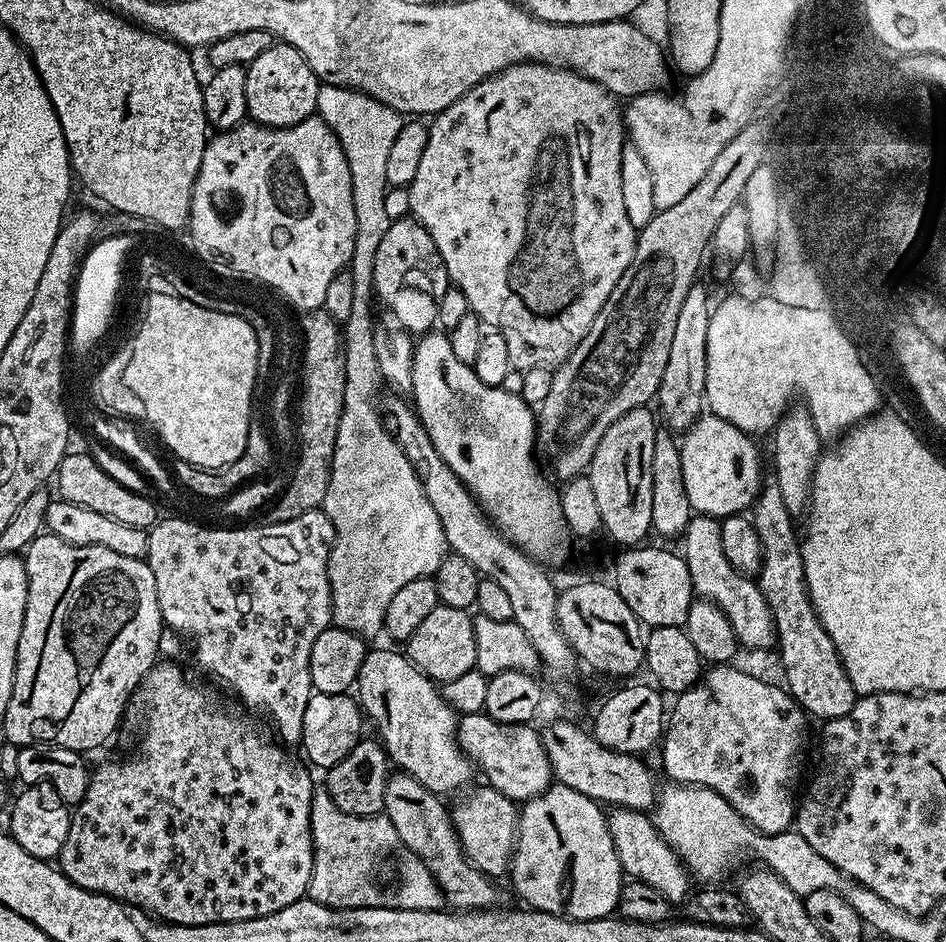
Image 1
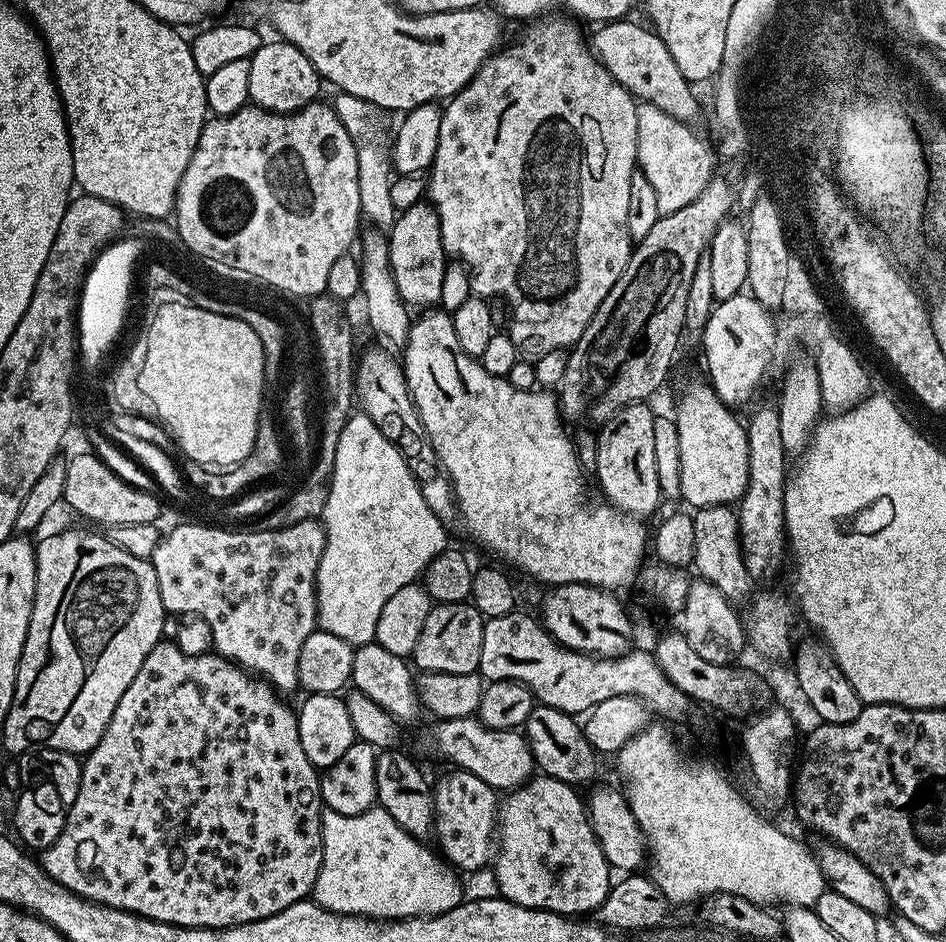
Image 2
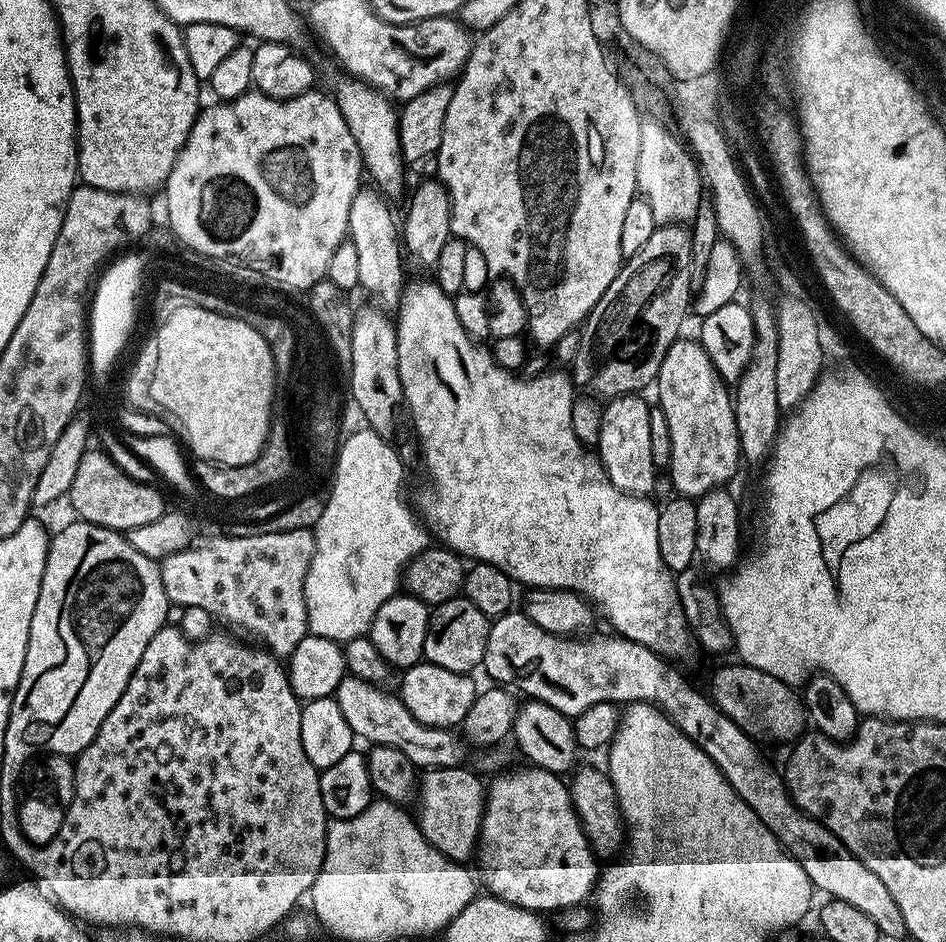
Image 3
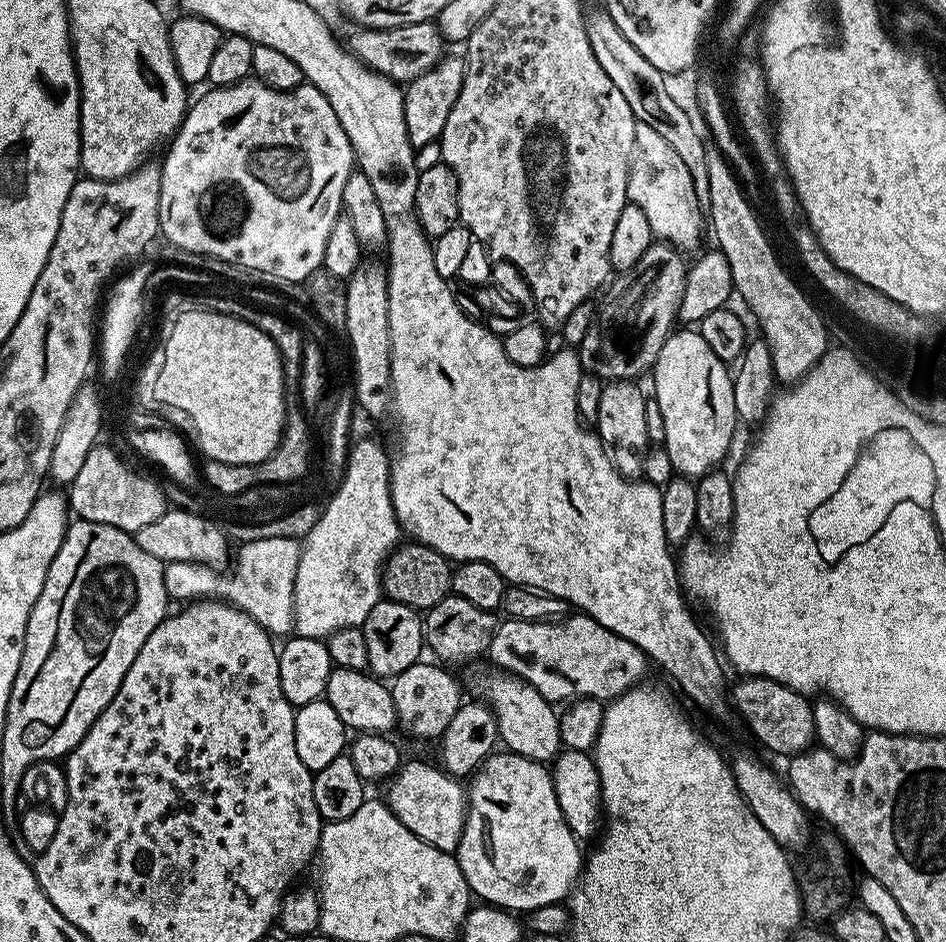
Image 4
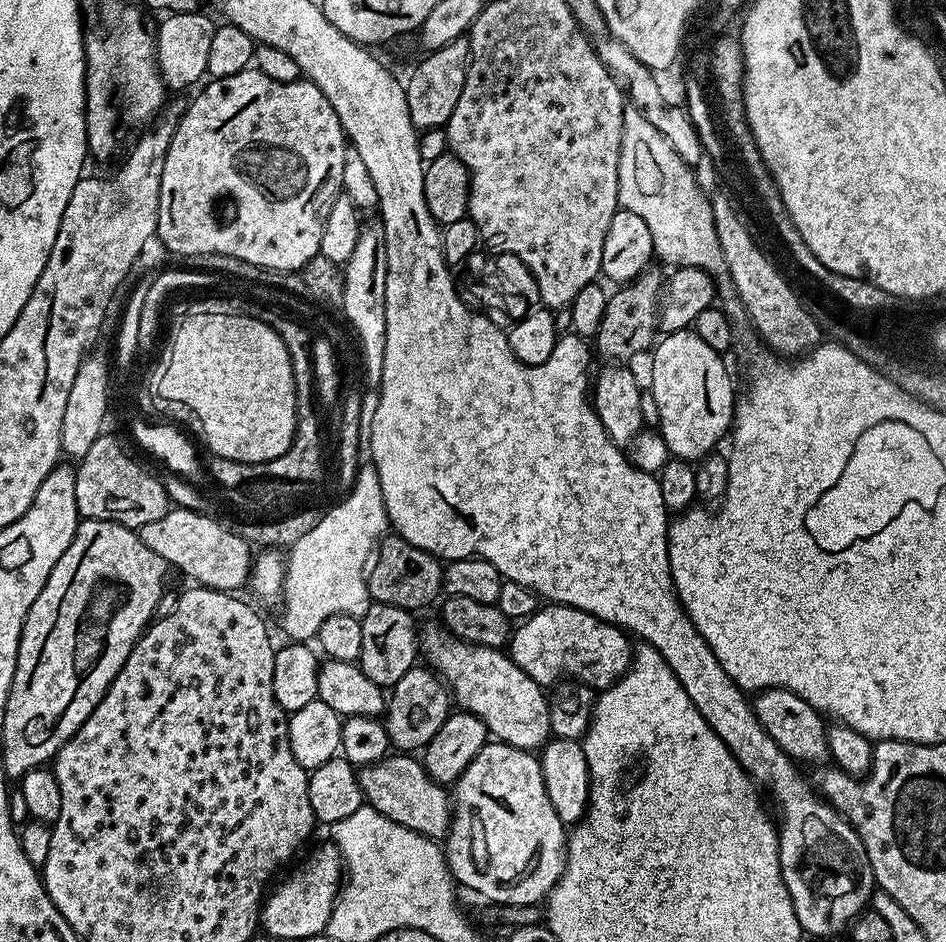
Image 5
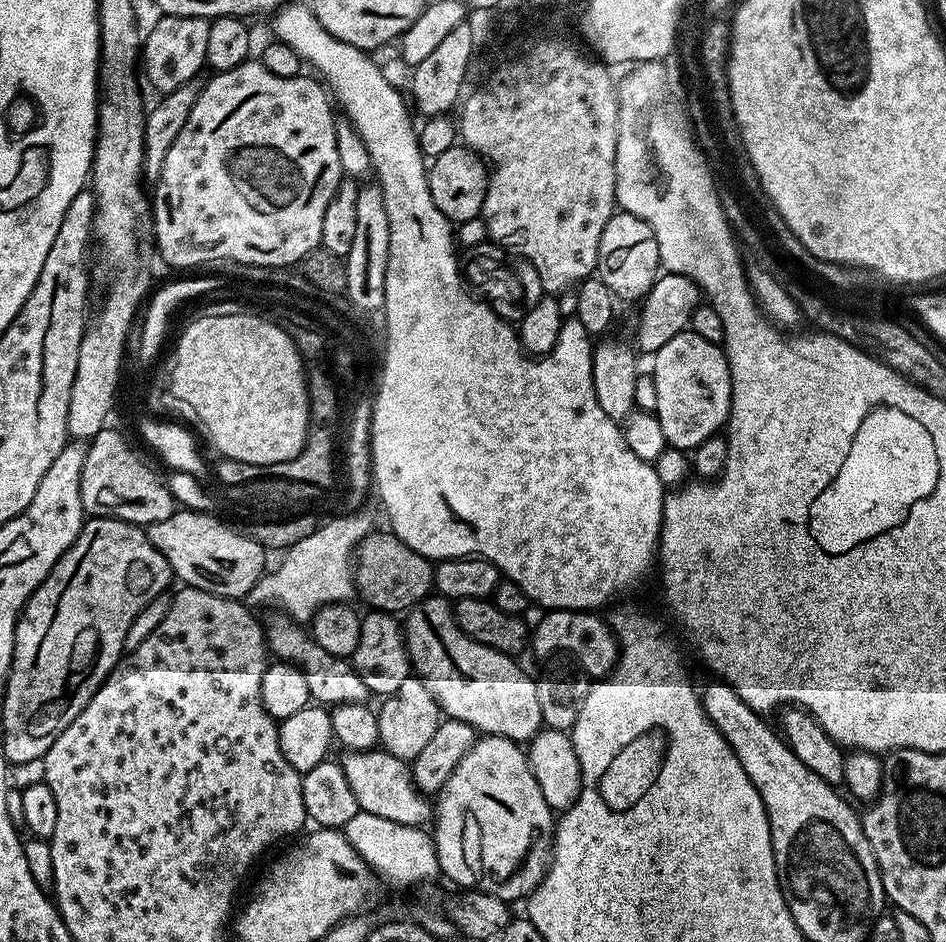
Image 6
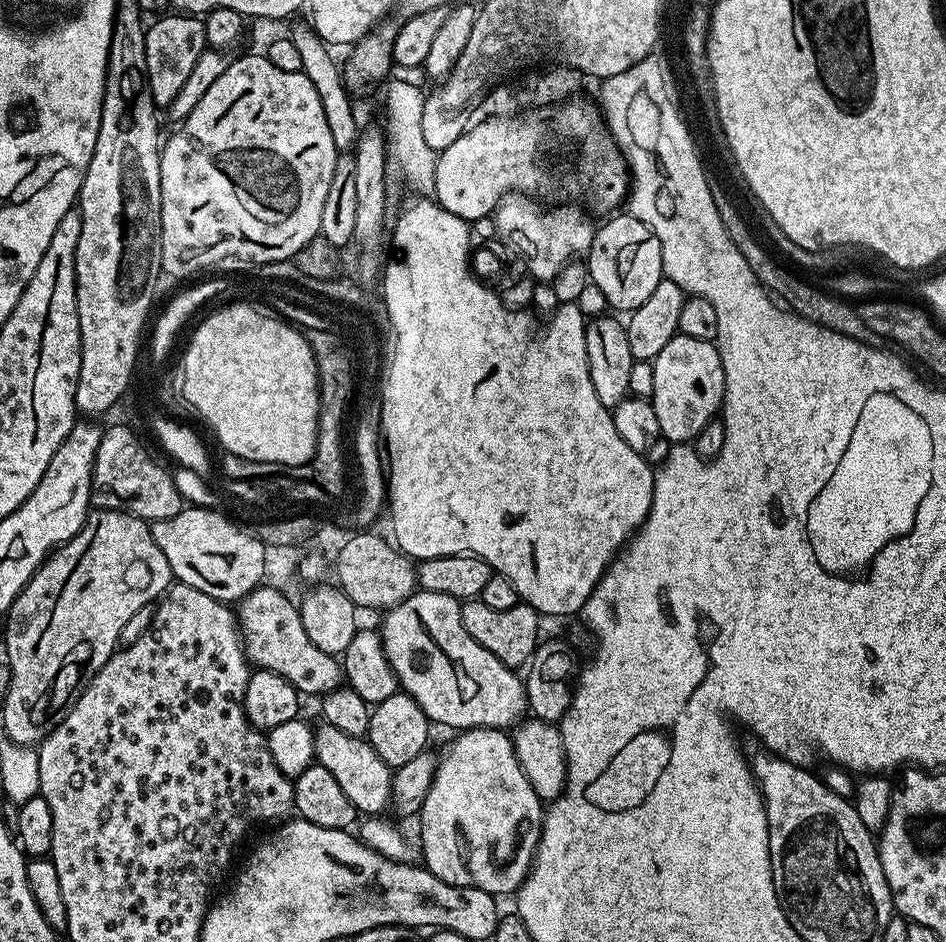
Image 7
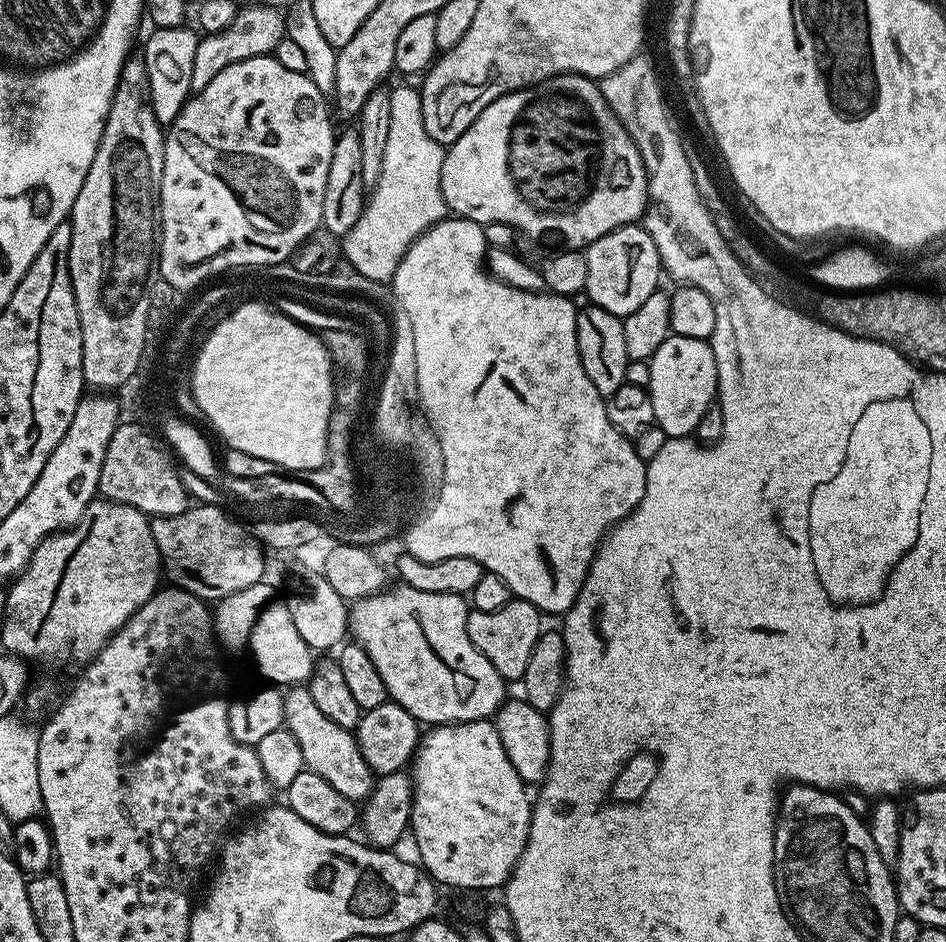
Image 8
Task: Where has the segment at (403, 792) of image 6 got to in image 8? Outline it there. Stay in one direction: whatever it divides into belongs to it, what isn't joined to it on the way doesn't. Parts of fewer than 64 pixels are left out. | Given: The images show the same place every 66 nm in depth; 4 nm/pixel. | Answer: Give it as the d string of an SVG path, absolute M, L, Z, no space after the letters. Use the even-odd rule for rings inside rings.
M292 686L284 692L284 727L298 738L307 771L318 774L318 778L326 778L326 782L346 798L357 802L367 800L374 785L374 773L366 758L362 758L355 735L349 729L330 722L330 718L314 706L314 698L310 698L307 687Z

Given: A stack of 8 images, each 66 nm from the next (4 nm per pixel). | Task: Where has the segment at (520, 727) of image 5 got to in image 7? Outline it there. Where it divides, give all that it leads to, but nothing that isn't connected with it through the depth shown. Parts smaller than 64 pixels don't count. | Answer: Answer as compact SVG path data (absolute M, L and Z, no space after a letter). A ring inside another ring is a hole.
M416 590L412 593L412 596L406 598L401 604L387 609L386 615L388 617L385 618L384 625L379 625L378 628L380 643L384 645L386 658L394 670L399 687L410 698L414 698L414 702L418 702L418 706L422 706L422 710L428 715L428 719L433 725L445 724L448 728L456 728L455 730L465 728L511 729L528 712L528 698L524 693L523 679L513 669L507 668L502 662L498 662L498 658L494 658L494 654L490 654L490 650L478 646L478 642L474 642L474 638L470 638L470 634L466 634L466 626L462 626L460 606L461 601L450 598L450 594L434 594L433 592Z

